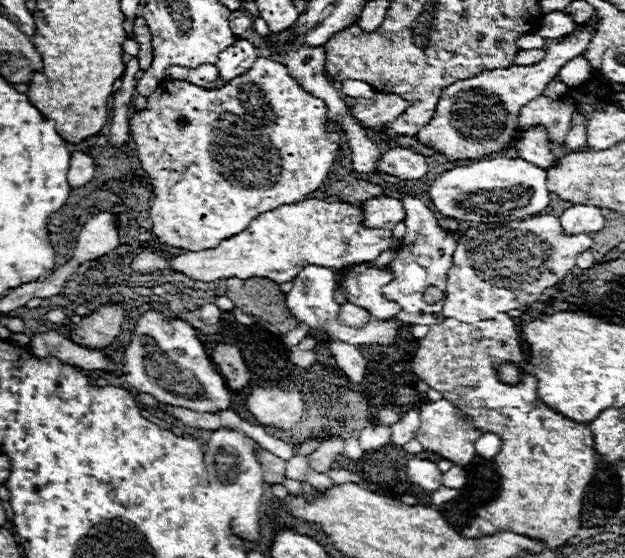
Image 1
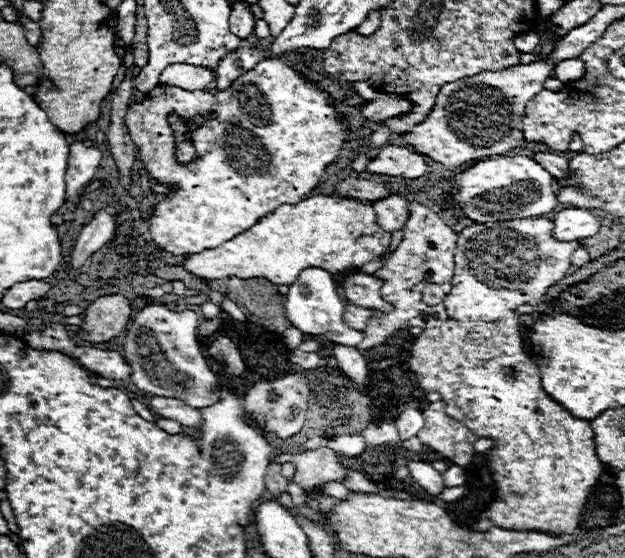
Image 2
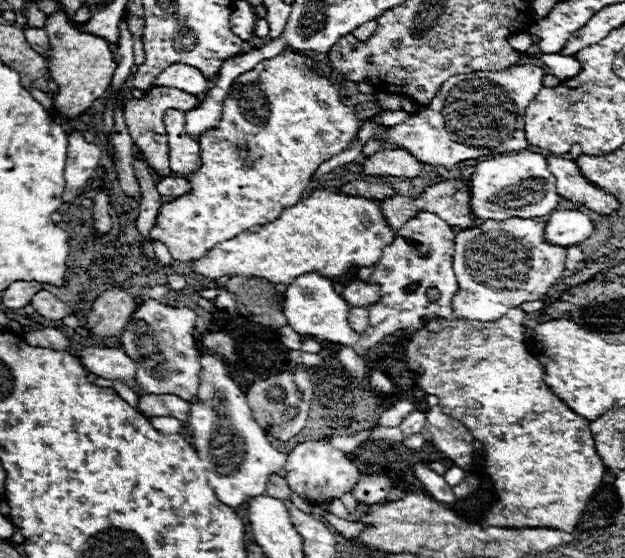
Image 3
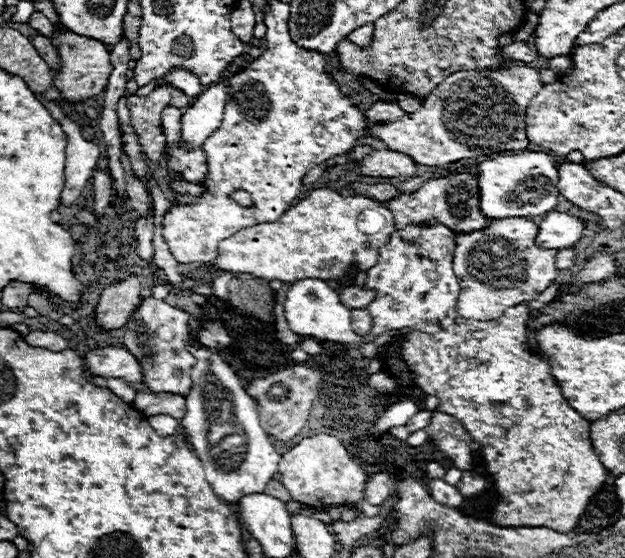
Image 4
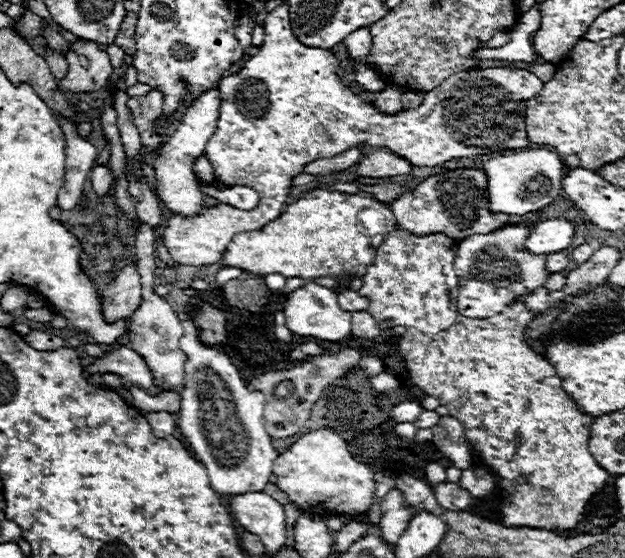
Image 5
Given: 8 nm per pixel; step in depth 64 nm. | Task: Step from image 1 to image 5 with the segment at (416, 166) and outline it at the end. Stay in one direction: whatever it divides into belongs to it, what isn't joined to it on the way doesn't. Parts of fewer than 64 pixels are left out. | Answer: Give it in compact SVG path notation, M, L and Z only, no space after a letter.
M376 150L370 156L364 156L356 164L356 174L358 176L368 176L368 178L386 178L386 176L404 176L412 172L412 164L406 162L406 158L400 158L394 152L384 152Z

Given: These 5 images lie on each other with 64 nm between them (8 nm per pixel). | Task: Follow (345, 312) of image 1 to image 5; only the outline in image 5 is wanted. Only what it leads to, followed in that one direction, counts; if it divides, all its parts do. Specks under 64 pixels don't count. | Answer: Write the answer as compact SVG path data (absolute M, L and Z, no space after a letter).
M354 312L352 314L352 330L354 330L354 336L366 338L366 340L380 336L378 326L368 312Z

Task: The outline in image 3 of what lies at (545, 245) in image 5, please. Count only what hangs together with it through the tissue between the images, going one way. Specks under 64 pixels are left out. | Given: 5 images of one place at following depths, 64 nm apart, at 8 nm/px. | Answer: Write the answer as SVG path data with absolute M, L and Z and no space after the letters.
M554 210L546 222L546 240L556 246L576 246L594 232L594 222L580 210Z

